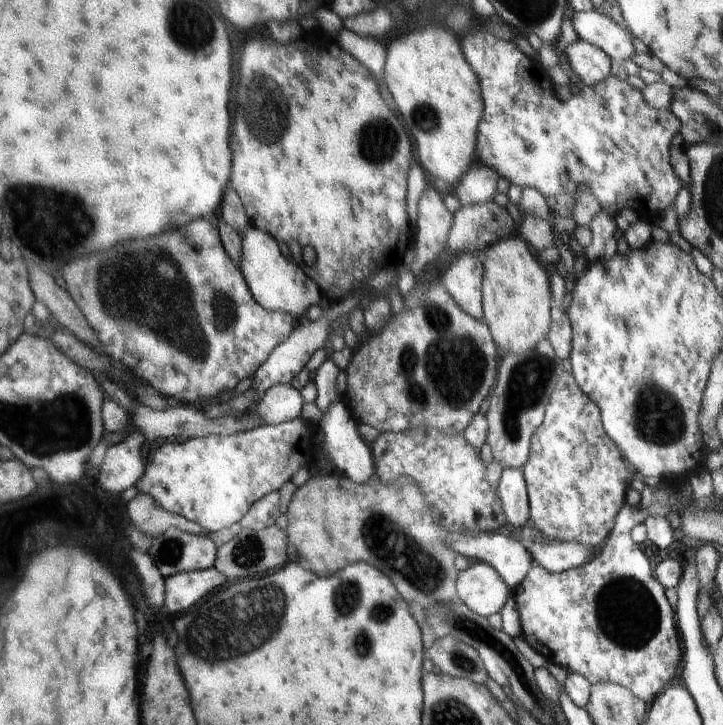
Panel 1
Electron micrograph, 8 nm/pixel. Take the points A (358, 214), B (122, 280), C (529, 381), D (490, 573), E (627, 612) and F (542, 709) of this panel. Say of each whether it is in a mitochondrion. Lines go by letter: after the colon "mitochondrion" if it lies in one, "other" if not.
A: other
B: mitochondrion
C: mitochondrion
D: other
E: mitochondrion
F: mitochondrion

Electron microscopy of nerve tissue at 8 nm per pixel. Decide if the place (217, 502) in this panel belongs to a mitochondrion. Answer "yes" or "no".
no

